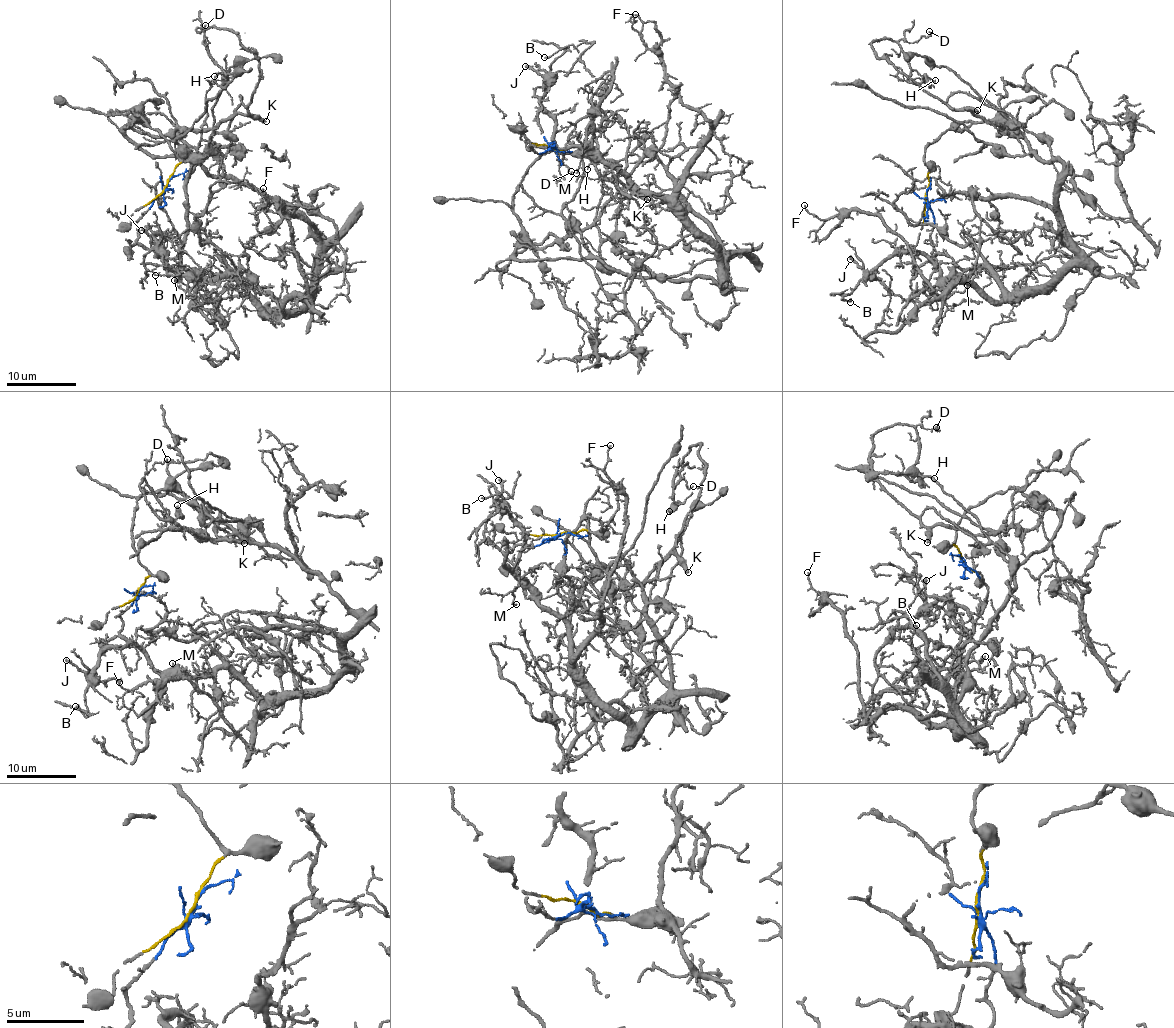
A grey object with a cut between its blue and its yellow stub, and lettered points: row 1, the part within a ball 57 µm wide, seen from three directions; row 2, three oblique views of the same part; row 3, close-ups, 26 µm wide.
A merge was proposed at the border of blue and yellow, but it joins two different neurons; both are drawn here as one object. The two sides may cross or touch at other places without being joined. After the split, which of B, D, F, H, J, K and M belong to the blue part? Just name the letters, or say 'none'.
B, F, J, M

